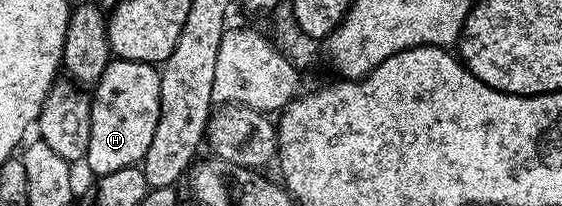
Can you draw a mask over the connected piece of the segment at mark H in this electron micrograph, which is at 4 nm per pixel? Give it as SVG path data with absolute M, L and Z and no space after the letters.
M111 60L91 92L91 138L83 161L94 177L140 165L159 122L160 69L149 63Z

